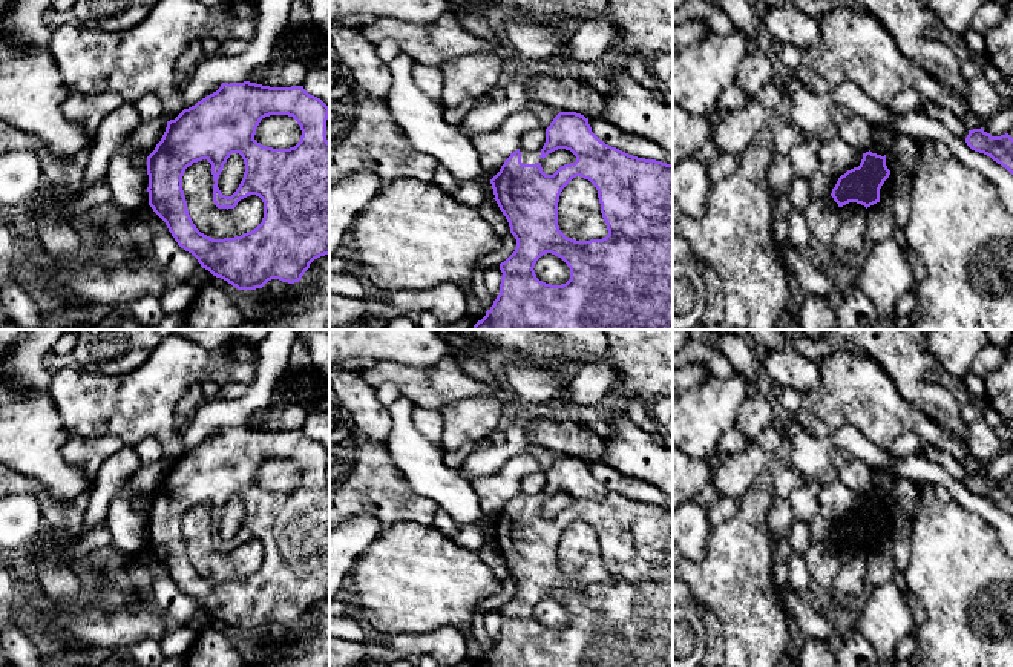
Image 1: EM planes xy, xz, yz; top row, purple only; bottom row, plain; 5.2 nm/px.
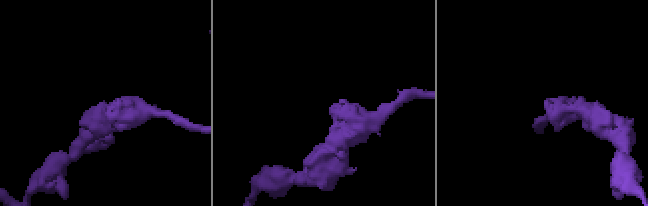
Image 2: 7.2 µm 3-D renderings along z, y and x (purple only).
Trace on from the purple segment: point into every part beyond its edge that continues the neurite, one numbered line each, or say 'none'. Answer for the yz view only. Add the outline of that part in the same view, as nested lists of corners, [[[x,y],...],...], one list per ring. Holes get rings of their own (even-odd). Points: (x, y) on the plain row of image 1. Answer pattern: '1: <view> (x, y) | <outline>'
none

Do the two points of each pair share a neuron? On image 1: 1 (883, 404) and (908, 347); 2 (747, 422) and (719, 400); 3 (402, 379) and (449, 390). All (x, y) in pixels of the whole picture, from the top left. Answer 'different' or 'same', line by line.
1: different
2: different
3: same

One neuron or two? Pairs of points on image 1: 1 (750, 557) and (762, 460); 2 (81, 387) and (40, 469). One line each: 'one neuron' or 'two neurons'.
1: two neurons
2: two neurons

